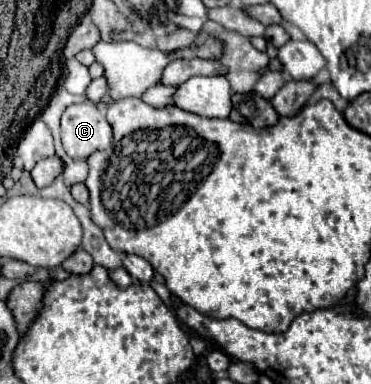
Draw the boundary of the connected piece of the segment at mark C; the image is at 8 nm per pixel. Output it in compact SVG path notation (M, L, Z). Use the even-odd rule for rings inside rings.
M92 102L72 104L62 114L62 144L70 158L88 158L112 142L112 126L106 114Z

